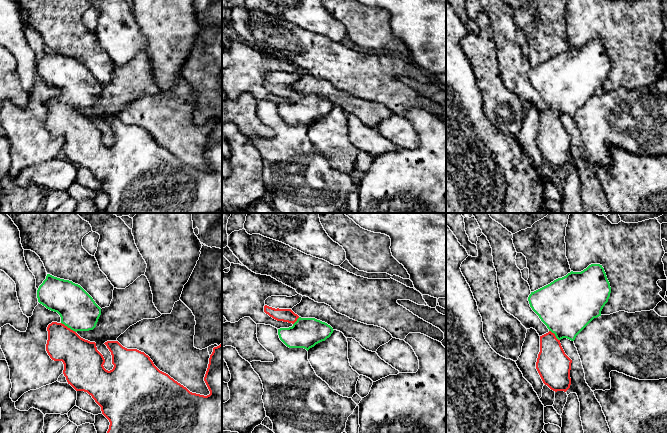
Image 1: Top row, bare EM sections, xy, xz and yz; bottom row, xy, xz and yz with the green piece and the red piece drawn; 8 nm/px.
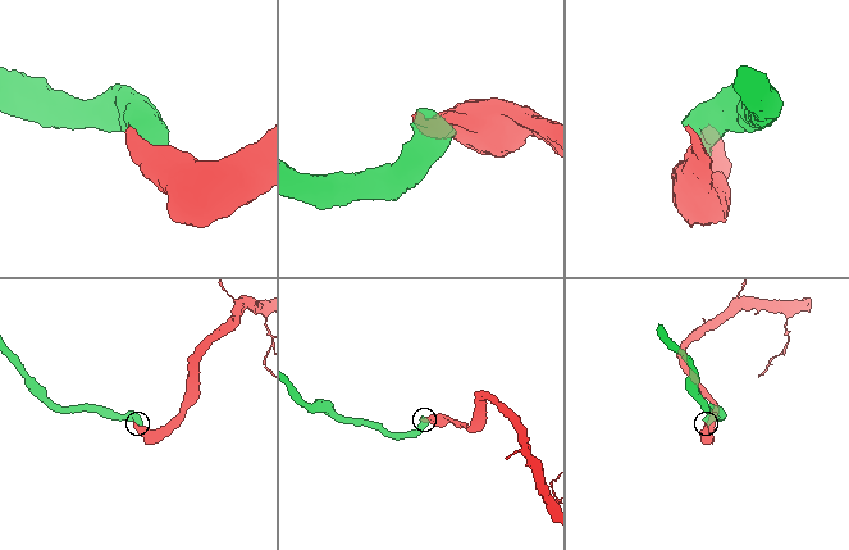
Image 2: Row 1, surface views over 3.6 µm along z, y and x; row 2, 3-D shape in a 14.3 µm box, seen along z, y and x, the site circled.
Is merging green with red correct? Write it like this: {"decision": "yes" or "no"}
{"decision": "yes"}

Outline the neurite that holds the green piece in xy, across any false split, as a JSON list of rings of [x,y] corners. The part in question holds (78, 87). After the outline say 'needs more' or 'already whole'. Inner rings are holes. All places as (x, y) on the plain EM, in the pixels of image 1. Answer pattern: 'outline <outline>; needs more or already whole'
outline [[[47,50],[37,66],[38,78],[47,85],[57,88],[61,98],[48,101],[46,127],[54,137],[62,137],[63,150],[76,167],[87,168],[101,183],[102,190],[110,201],[105,213],[217,213],[222,211],[222,120],[213,124],[204,157],[210,167],[207,172],[190,168],[168,150],[160,147],[148,131],[137,125],[127,125],[118,117],[107,117],[112,131],[113,145],[104,144],[105,135],[97,126],[96,119],[81,114],[77,107],[89,107],[96,103],[101,84],[78,60]]]; needs more

